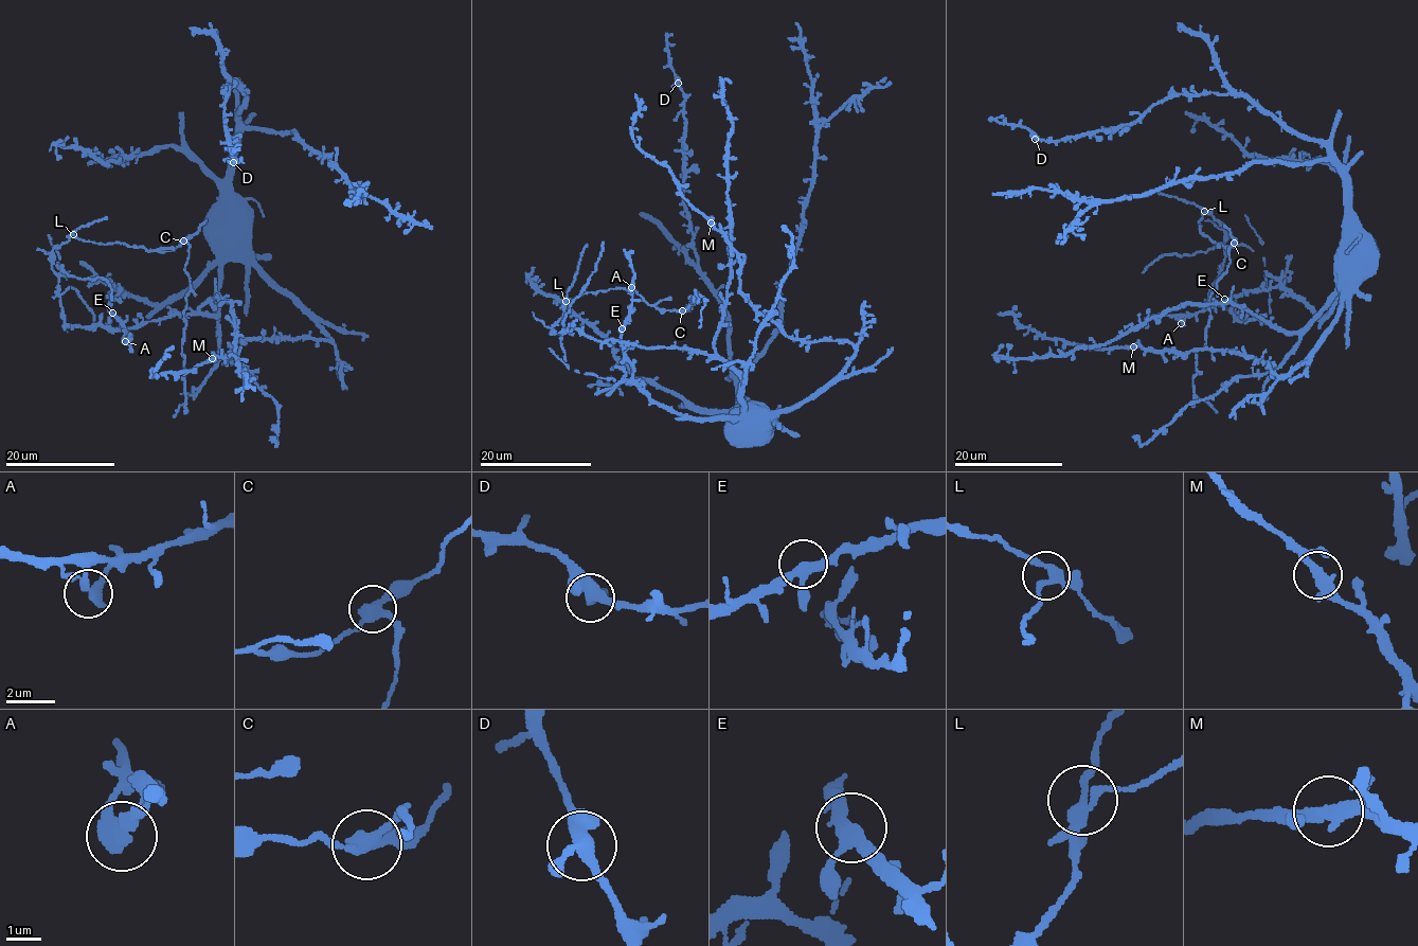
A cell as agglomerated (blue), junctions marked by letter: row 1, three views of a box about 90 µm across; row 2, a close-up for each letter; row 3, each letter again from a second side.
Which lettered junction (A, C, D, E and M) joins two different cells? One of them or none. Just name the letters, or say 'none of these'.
C

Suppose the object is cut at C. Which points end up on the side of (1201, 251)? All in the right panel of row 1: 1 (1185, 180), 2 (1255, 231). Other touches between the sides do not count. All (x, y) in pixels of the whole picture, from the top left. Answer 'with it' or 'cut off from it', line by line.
1: cut off from it
2: cut off from it

